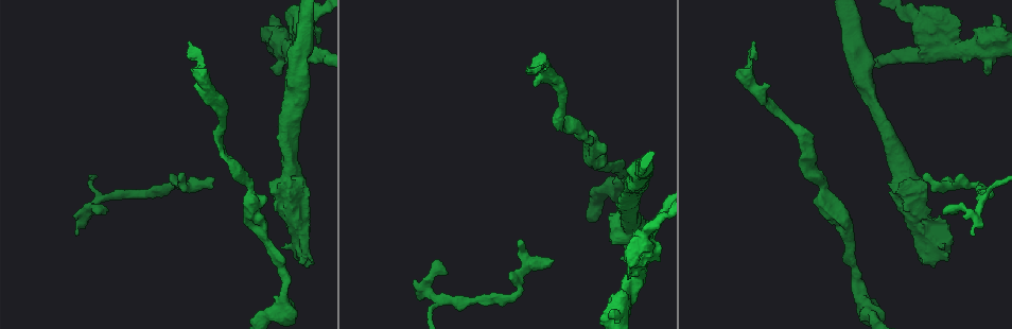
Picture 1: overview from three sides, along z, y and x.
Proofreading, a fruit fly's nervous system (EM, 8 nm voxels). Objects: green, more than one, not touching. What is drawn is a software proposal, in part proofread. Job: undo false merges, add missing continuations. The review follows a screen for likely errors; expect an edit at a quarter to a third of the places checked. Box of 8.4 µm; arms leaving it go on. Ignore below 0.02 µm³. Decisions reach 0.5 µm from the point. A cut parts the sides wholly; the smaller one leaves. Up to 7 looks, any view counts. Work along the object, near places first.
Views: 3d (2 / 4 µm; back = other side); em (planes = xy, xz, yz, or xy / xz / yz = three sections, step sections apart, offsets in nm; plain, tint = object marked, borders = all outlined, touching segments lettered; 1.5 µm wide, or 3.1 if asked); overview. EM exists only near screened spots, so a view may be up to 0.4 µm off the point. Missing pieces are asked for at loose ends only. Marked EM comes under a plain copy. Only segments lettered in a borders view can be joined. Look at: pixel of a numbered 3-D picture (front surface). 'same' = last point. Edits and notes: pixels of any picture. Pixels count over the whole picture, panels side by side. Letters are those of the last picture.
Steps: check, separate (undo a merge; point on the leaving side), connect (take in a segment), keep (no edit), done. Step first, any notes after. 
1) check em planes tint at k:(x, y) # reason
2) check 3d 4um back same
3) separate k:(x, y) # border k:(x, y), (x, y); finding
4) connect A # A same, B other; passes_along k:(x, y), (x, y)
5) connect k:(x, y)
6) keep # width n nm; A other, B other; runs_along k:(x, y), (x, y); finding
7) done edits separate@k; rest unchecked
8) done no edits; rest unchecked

check em xz step 4 borders at 1:(213, 177) # branch stops here

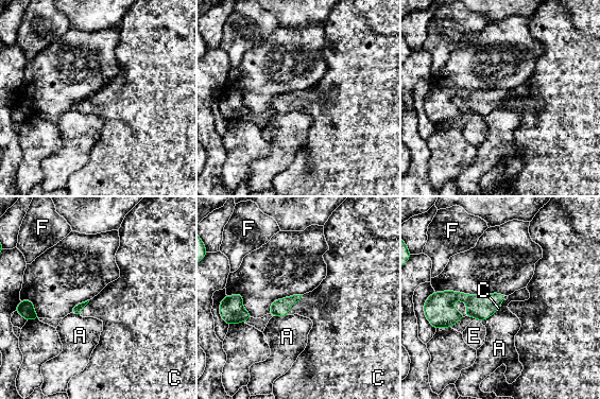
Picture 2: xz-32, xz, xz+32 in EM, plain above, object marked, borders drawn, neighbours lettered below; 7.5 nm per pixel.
check em planes borders same

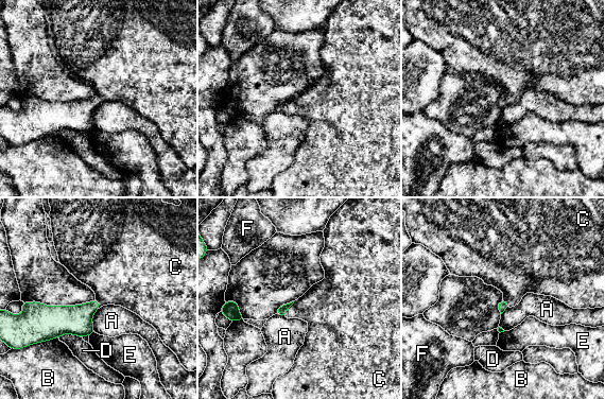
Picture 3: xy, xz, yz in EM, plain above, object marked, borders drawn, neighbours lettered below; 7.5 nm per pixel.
connect C # A other, B other, C same, D other, E other, F other; passes_along 3:(282, 310), (288, 308), (321, 306); the cell continues

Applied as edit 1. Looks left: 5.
check 3d 2um at 1:(753, 43) # long arm stops here

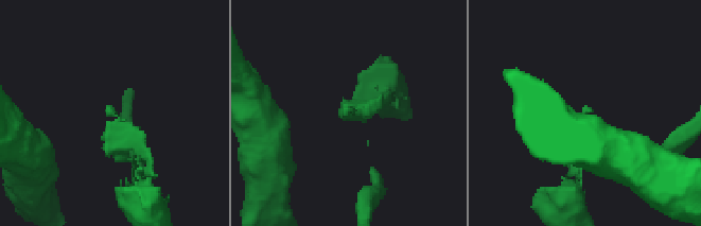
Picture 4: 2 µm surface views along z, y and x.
check em planes borders at 4:(588, 108)

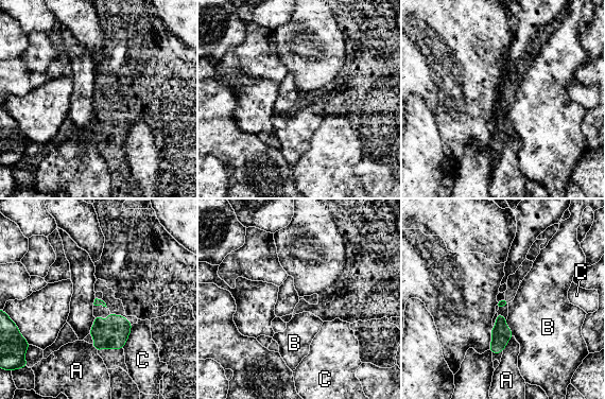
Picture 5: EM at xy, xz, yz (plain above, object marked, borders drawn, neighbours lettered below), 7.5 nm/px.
keep # A other, B other, C other; border 5:(505, 319), (514, 335); no lettered segment goes on from it

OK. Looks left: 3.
done edits connect@3; rest unchecked

